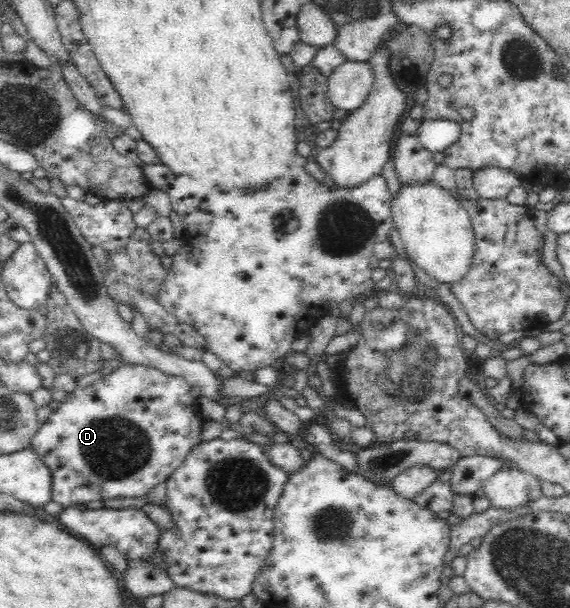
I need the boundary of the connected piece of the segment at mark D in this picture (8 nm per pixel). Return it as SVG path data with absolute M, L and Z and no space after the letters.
M120 364L114 368L111 374L101 376L99 380L90 386L75 387L66 394L65 400L58 403L58 407L52 409L51 414L43 424L39 425L35 436L29 441L28 448L45 463L51 473L51 502L57 502L61 506L77 506L87 504L92 500L111 500L111 498L139 498L146 495L157 484L165 482L169 475L182 463L182 460L189 454L193 447L202 441L201 425L204 421L200 413L198 397L194 397L190 391L191 386L179 376L164 374L158 368L142 364Z

